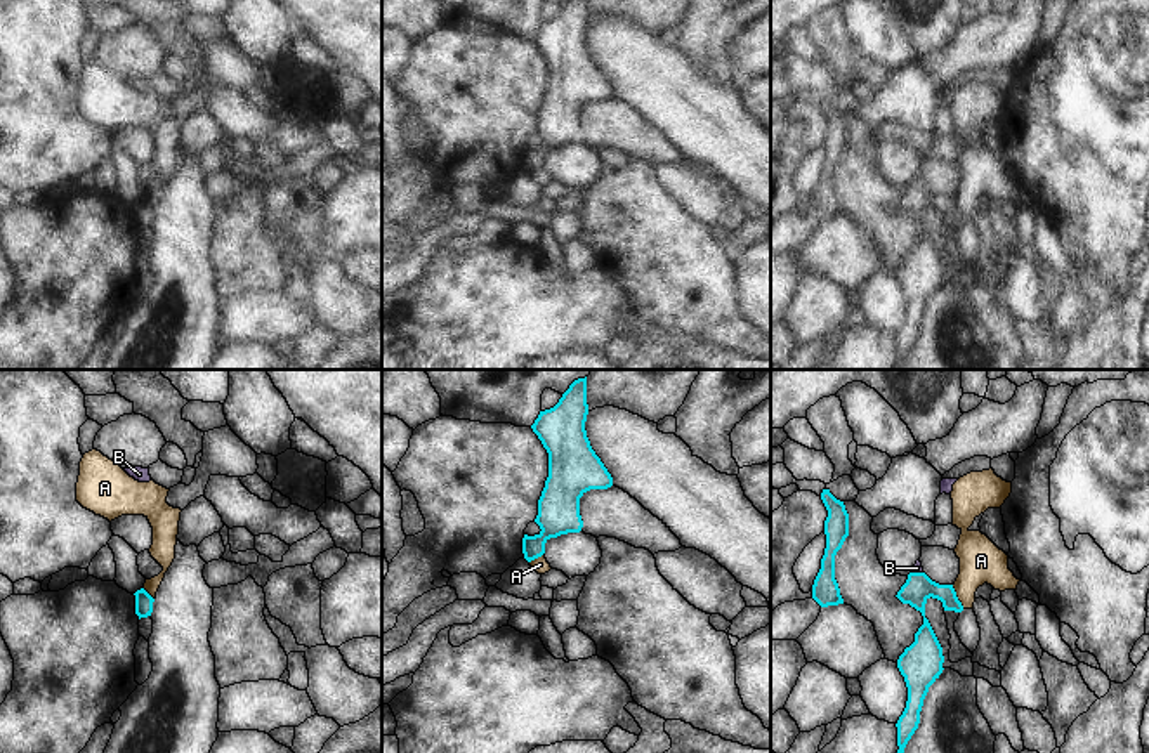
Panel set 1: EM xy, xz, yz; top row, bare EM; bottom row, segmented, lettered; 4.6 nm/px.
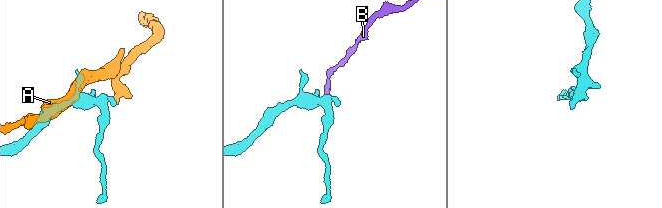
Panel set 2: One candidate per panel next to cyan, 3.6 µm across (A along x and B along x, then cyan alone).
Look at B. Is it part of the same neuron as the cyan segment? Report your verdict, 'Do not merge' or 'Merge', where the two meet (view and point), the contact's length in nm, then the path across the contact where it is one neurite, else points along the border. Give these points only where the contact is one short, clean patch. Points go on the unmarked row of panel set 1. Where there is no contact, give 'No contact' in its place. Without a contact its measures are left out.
Merge. Touches cyan at yz (917, 184). Shared border 60 nm. Path across: yz (919, 198), (917, 184), (917, 179)

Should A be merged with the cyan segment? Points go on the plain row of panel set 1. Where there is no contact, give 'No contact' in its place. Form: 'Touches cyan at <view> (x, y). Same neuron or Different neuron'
Touches cyan at yz (957, 209). Different neuron

